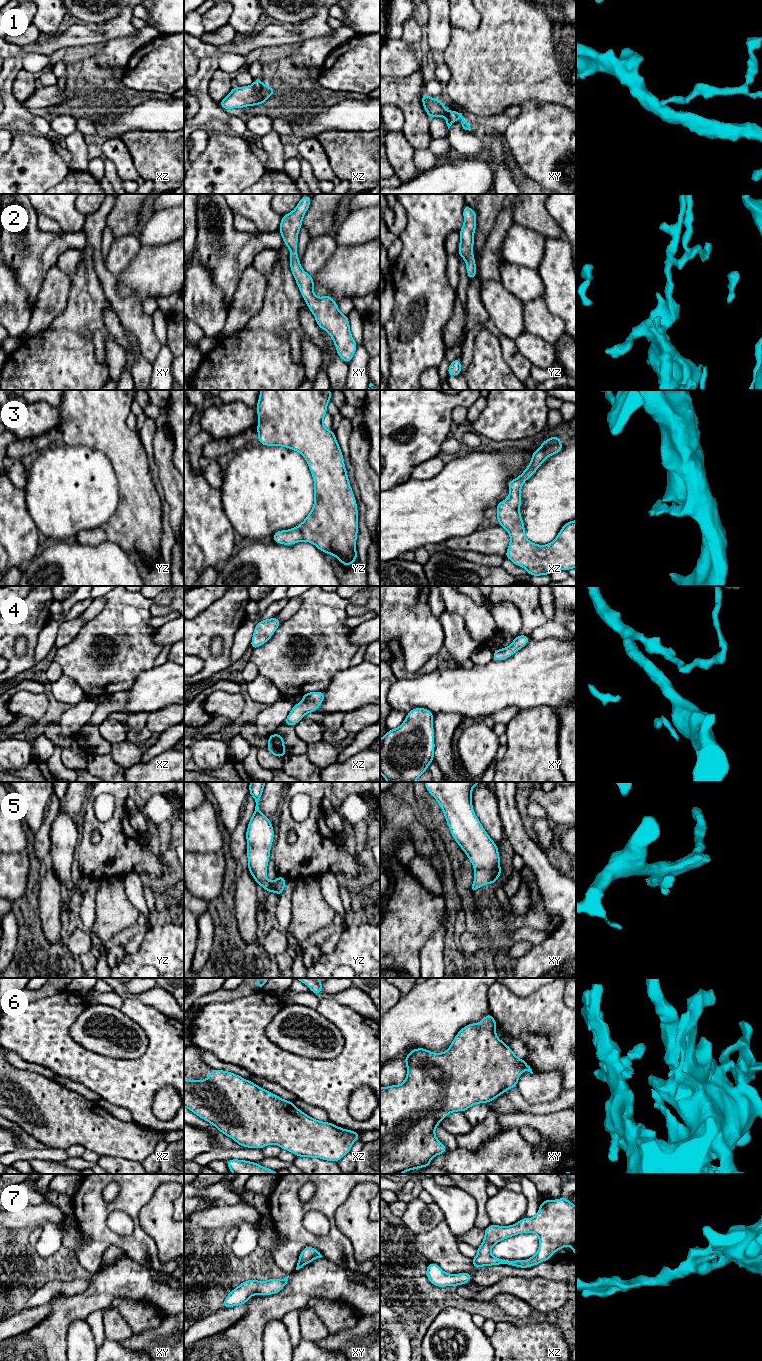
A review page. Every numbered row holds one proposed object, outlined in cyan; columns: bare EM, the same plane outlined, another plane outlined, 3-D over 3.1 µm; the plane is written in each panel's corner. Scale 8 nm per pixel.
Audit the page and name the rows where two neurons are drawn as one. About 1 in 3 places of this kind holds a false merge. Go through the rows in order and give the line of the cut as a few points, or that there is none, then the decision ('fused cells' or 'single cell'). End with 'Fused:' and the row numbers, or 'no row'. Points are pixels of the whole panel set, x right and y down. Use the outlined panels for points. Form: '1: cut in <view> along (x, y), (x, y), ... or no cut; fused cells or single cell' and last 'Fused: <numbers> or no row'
1: cut in xy along (449, 112), (449, 115), (455, 120); fused cells
2: no cut; single cell
3: no cut; single cell
4: no cut; single cell
5: no cut; single cell
6: no cut; single cell
7: no cut; single cell
Fused: 1

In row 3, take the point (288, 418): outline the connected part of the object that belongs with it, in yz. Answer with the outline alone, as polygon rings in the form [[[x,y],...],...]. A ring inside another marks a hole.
[[[260,390],[255,407],[259,418],[257,442],[264,446],[281,446],[298,451],[307,461],[314,480],[311,512],[297,527],[276,531],[271,539],[283,545],[310,542],[348,567],[358,560],[358,508],[335,432],[323,425],[331,397],[330,390]]]

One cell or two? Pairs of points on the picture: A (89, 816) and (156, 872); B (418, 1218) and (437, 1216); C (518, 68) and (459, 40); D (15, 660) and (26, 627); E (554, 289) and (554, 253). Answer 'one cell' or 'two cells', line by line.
A: one cell
B: one cell
C: one cell
D: one cell
E: one cell

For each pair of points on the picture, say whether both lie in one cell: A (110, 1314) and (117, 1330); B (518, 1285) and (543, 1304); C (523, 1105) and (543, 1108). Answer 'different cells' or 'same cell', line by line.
A: same cell
B: same cell
C: same cell

